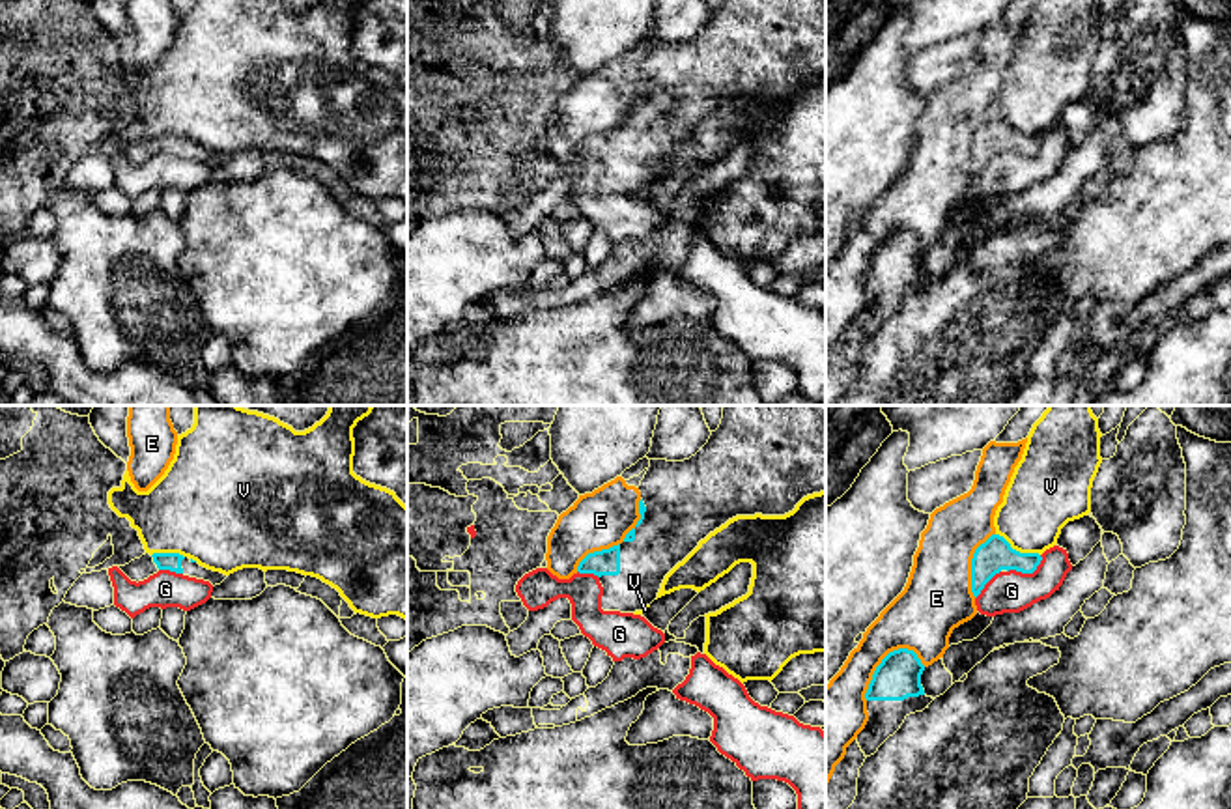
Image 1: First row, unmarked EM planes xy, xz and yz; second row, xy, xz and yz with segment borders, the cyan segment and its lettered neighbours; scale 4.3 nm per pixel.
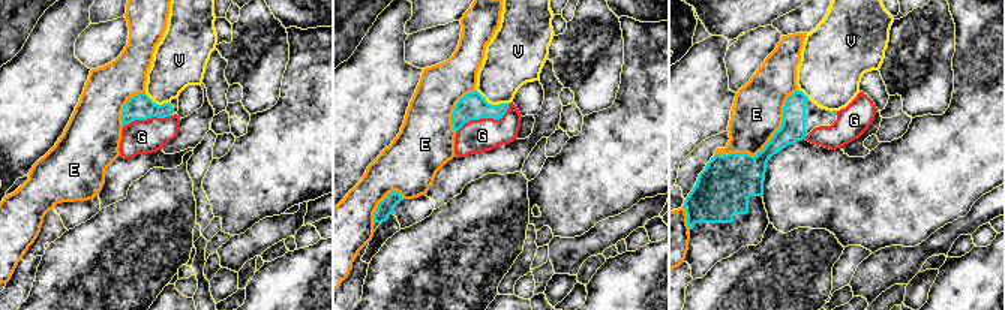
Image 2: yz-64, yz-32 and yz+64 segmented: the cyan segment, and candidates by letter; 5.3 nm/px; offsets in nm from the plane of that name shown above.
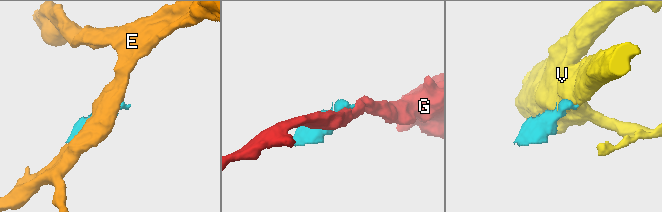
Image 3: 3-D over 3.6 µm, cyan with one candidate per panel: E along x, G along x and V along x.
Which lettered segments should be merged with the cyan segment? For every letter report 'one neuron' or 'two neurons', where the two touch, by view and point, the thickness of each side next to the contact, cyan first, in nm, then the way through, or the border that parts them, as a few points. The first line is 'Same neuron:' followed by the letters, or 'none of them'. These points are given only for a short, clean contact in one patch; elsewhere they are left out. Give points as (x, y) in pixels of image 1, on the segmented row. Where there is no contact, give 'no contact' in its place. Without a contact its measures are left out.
Same neuron: none of them
E: two neurons; contact yz (882, 662); calibres 190 and 280 nm
G: two neurons; contact yz (1026, 572); calibres 140 and 180 nm; border yz (1043, 557), (1032, 572), (1007, 572)
V: two neurons; contact yz (1018, 552); calibres 140 and 300 nm; border yz (996, 533), (1013, 548), (1039, 555)

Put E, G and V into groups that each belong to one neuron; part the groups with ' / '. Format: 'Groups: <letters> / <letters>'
Groups: E / G / V

